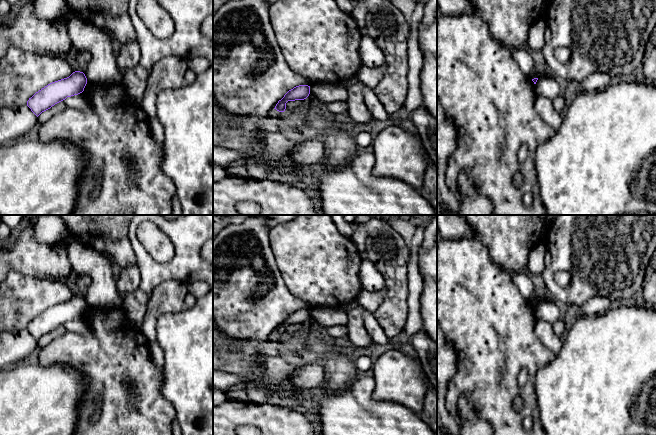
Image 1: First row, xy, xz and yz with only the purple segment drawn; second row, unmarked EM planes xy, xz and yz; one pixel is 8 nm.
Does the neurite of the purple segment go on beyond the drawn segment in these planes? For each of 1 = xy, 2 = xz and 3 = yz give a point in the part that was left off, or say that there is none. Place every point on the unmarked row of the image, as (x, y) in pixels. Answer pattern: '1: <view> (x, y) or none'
1: none
2: none
3: none

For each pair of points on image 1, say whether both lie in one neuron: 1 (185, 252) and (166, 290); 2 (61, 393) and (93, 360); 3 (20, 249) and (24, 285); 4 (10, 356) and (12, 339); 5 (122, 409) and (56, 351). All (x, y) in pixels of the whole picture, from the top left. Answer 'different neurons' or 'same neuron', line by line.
1: different neurons
2: different neurons
3: different neurons
4: same neuron
5: same neuron

